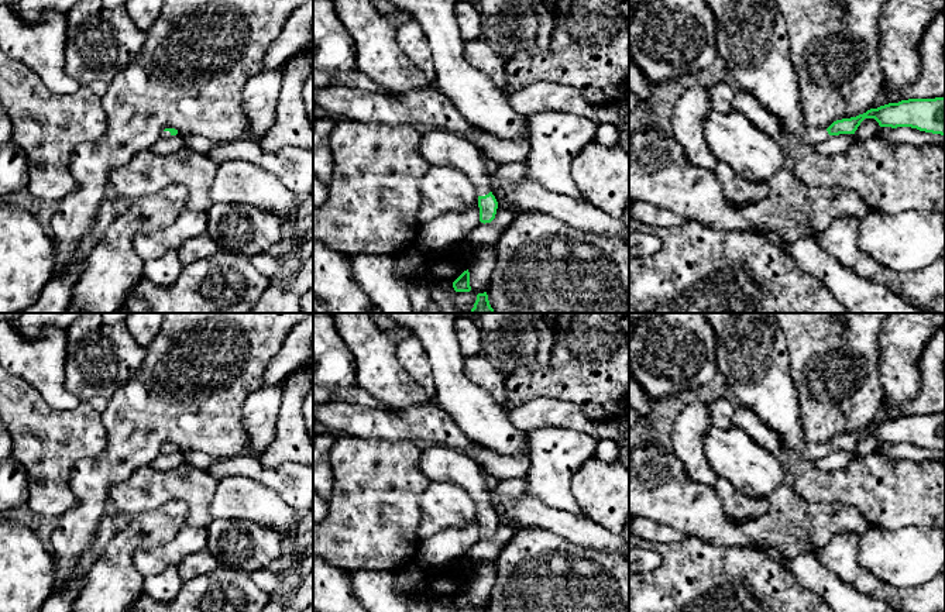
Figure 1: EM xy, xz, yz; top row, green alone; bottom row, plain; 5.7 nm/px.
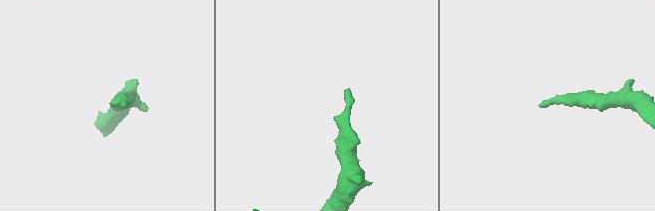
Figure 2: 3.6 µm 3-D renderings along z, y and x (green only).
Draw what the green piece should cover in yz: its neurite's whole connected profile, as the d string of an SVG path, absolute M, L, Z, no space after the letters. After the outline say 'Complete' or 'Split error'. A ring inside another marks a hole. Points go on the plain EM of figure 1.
M702 313L714 330L717 367L726 378L729 398L736 405L749 406L760 420L770 426L790 453L815 463L829 451L855 450L865 434L874 434L880 443L911 443L920 447L945 451L945 413L908 415L870 424L863 430L834 437L828 444L808 444L803 434L800 409L793 378L787 338L776 313Z. Split error

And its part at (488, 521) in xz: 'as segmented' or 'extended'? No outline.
extended

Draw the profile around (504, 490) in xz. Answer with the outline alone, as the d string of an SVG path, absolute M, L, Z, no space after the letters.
M516 478L512 481L498 481L495 485L495 492L496 496L491 502L491 506L505 498L522 496L525 494L525 478Z

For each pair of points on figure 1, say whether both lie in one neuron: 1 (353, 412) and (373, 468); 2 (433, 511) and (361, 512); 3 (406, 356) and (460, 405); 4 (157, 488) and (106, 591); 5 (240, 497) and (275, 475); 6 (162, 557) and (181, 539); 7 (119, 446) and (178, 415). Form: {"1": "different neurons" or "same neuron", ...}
{"1": "different neurons", "2": "different neurons", "3": "different neurons", "4": "different neurons", "5": "different neurons", "6": "same neuron", "7": "same neuron"}

